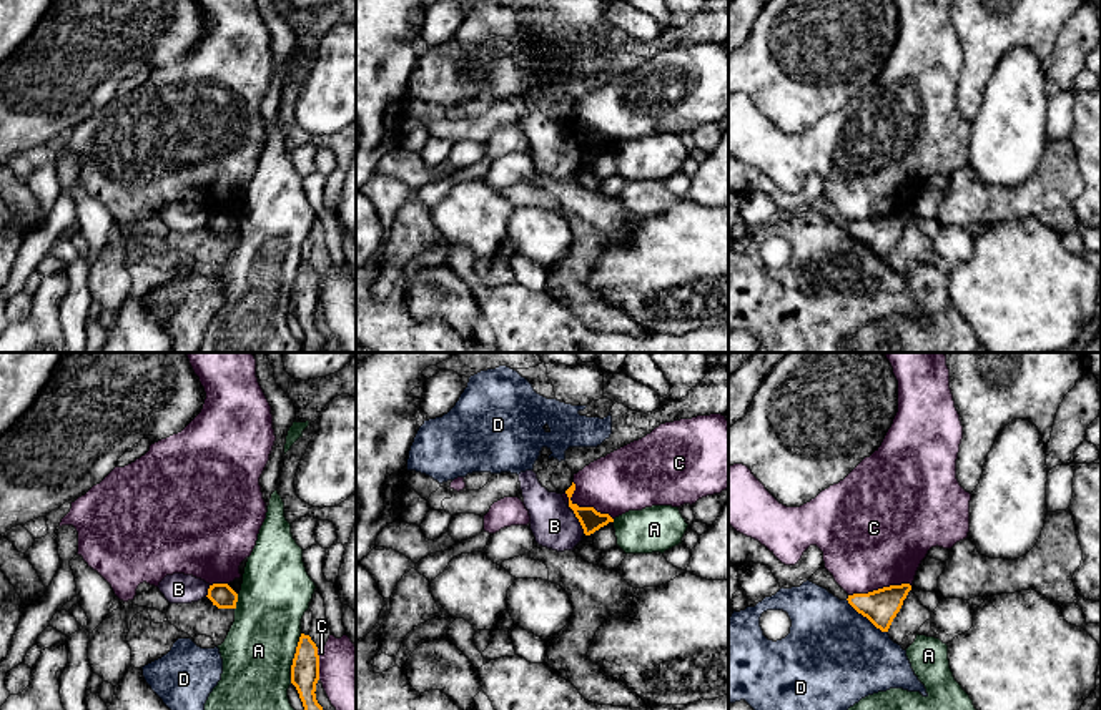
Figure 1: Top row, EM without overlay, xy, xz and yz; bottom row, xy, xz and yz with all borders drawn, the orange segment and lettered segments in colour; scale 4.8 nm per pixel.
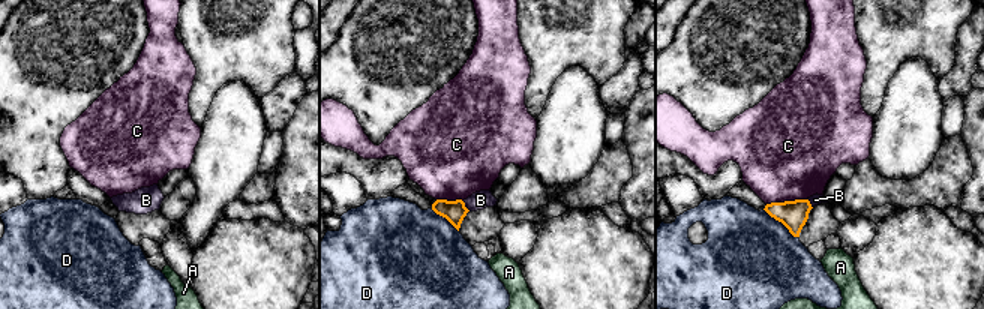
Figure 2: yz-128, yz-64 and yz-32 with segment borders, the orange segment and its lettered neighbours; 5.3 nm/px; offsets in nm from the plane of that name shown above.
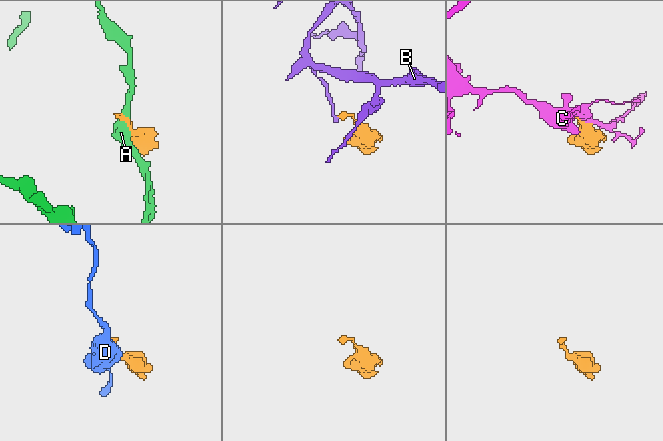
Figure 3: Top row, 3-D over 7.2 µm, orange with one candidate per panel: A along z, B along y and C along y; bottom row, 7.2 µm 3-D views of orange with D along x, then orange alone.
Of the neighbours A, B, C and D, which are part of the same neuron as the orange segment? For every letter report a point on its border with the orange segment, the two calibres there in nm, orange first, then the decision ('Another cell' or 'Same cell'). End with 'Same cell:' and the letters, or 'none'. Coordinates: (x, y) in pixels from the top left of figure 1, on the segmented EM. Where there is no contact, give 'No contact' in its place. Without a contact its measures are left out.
A: Touches orange at xy (293, 659). Thickness 140 nm (orange) against 340 nm. Another cell
B: Touches orange at xz (579, 521). Thickness 110 nm (orange) against 220 nm. Another cell
C: Touches orange at xz (589, 507). Thickness 110 nm (orange) against 300 nm. Another cell
D: Touches orange at yz (867, 617). Thickness 170 nm (orange) against 480 nm. Another cell
Same cell: none

